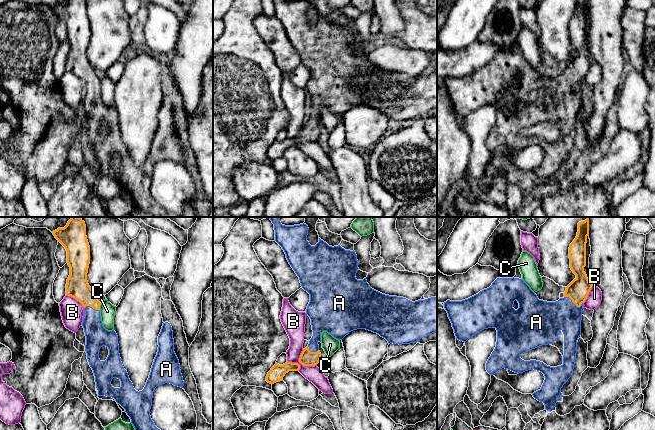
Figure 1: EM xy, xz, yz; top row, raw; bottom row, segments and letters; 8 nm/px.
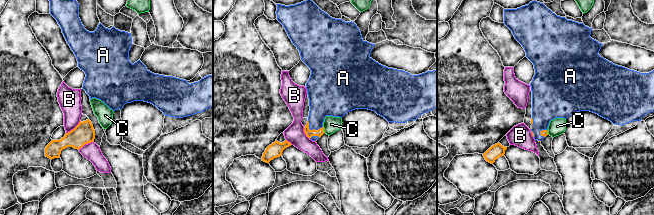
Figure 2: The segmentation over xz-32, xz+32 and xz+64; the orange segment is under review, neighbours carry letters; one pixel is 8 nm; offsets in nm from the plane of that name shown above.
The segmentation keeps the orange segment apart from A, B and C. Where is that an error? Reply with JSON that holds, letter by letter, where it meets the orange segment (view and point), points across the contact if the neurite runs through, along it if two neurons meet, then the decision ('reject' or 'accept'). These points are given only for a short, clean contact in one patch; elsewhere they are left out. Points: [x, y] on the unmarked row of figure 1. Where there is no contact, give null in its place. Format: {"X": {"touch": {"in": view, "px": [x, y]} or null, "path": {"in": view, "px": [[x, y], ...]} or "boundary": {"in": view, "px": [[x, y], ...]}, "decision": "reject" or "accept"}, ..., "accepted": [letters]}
{"A": {"touch": {"in": "yz", "px": [573, 78]}, "path": {"in": "yz", "px": [[578, 66], [573, 78], [560, 91], [547, 95]]}, "decision": "accept"}, "B": {"touch": {"in": "xz", "px": [302, 140]}, "boundary": {"in": "xz", "px": [[287, 136], [293, 139], [300, 138], [303, 141], [316, 141]]}, "decision": "reject"}, "C": {"touch": {"in": "xy", "px": [99, 82]}, "decision": "reject"}, "accepted": ["A"]}

